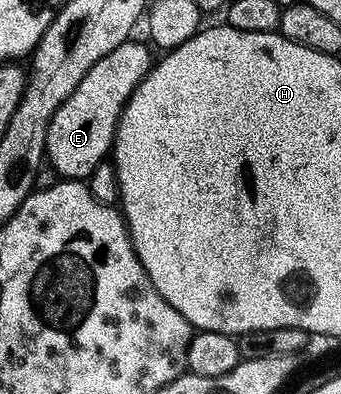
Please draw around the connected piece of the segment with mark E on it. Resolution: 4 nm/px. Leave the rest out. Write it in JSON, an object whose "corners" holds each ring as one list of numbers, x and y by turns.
{"corners":[[130,41,111,49,111,53,107,53,107,57,102,57,83,77,83,81,75,85,71,97,67,97,67,101,63,101,49,118,49,123,45,126,45,153,47,163,61,174,58,176,69,181,88,180,88,175,107,159,113,146,113,135,117,132,117,123,121,120,121,112,125,110,126,103,133,96,133,90,145,80,146,73,155,62,155,55,152,53,154,54,150,44,145,41,142,43]]}

